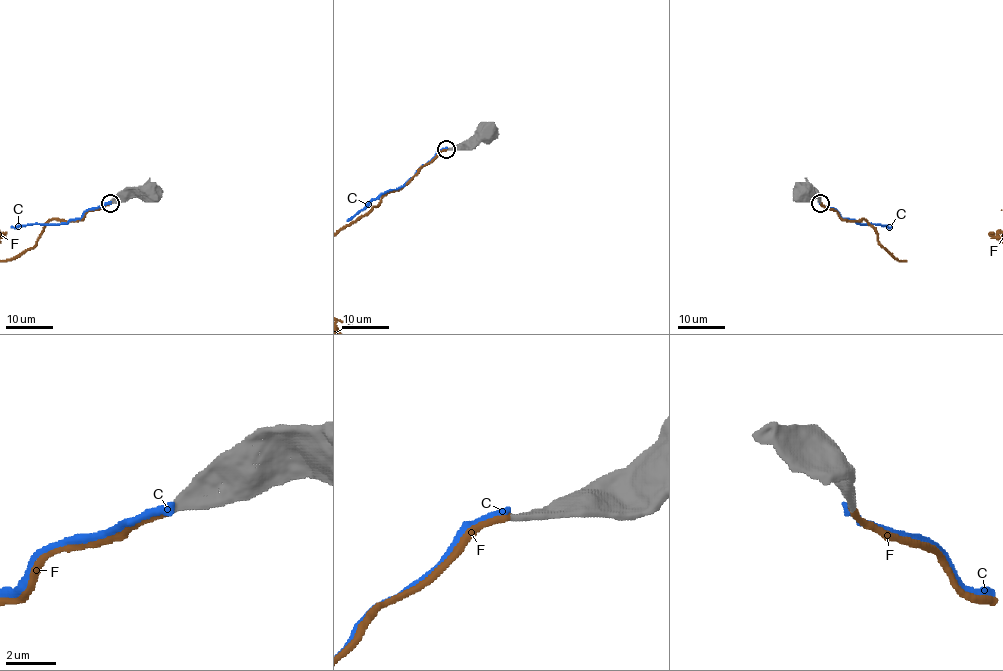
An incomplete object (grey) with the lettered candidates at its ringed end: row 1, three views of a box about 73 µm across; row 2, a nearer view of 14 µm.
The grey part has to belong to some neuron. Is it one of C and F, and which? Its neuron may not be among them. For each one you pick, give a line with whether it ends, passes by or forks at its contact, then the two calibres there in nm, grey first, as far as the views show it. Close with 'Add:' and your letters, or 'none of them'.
F: It ends there. Thickness 400 nm (grey) against 300 nm
Add: F

